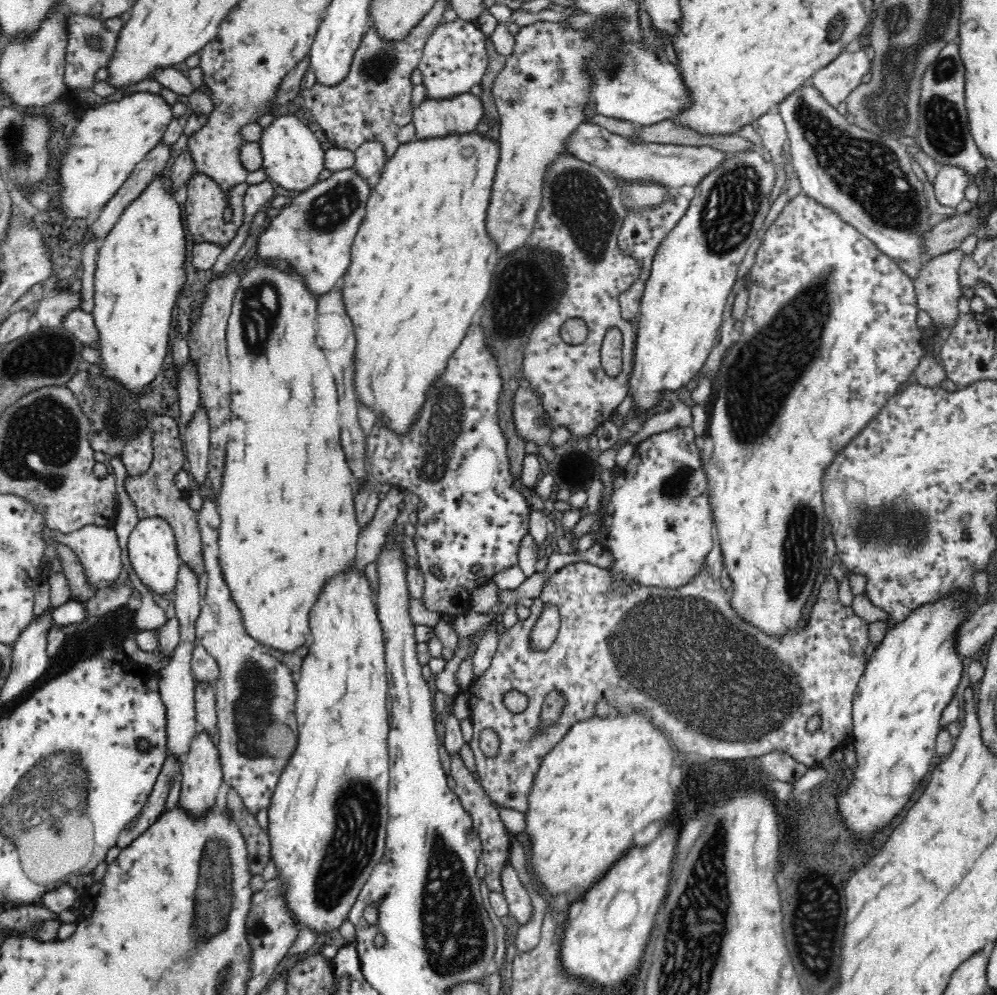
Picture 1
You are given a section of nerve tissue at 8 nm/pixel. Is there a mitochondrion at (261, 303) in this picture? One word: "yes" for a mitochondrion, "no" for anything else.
yes

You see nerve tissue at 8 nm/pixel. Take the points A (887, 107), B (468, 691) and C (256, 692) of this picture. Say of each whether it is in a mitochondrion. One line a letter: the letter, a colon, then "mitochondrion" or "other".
A: mitochondrion
B: other
C: mitochondrion

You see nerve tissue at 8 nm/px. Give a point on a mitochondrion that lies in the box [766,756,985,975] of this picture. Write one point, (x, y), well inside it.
(816, 926)

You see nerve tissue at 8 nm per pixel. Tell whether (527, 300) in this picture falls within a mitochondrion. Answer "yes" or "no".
yes

